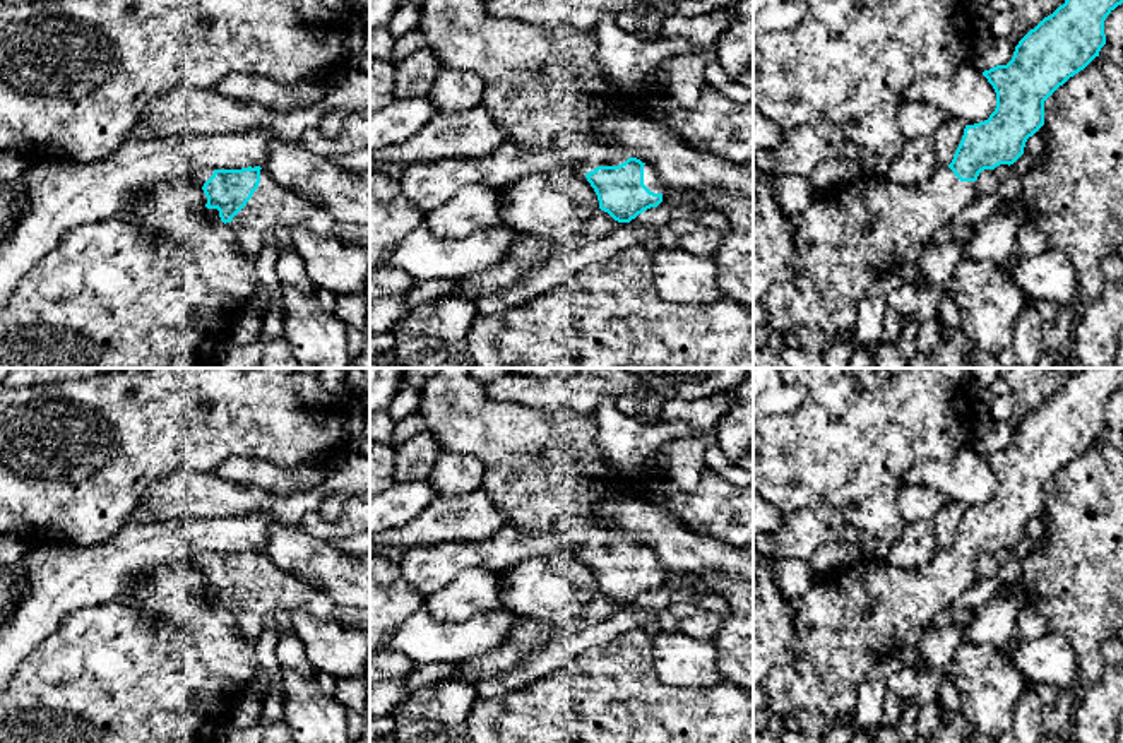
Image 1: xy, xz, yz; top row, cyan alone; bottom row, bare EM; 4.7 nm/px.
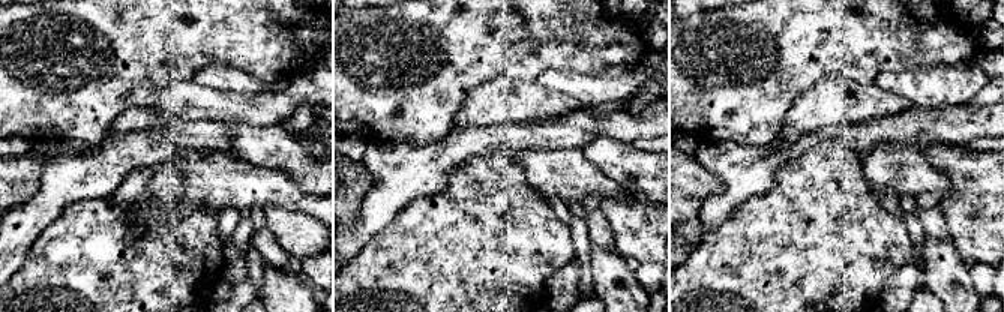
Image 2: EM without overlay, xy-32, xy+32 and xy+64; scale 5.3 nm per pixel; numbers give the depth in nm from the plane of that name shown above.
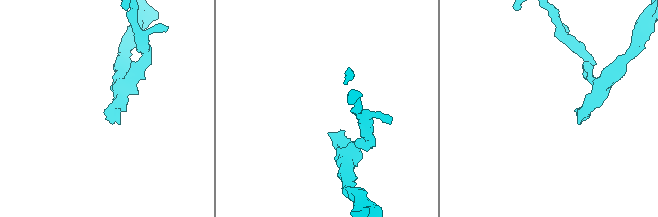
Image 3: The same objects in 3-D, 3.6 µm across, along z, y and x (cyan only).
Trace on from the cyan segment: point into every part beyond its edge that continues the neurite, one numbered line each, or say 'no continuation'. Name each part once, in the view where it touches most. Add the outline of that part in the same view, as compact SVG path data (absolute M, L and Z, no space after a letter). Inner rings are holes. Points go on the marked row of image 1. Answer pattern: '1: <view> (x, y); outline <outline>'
1: xy (271, 206); outline M260 169L258 188L226 226L233 231L250 228L260 233L272 231L277 226L305 226L324 236L334 235L370 245L370 224L336 221L327 209L279 185L264 169Z

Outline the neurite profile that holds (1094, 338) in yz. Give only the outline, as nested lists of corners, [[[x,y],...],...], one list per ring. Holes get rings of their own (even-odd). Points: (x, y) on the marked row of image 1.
[[[1123,277],[1109,281],[1102,294],[1073,327],[1072,354],[1077,368],[1102,368],[1116,358],[1123,330]]]

